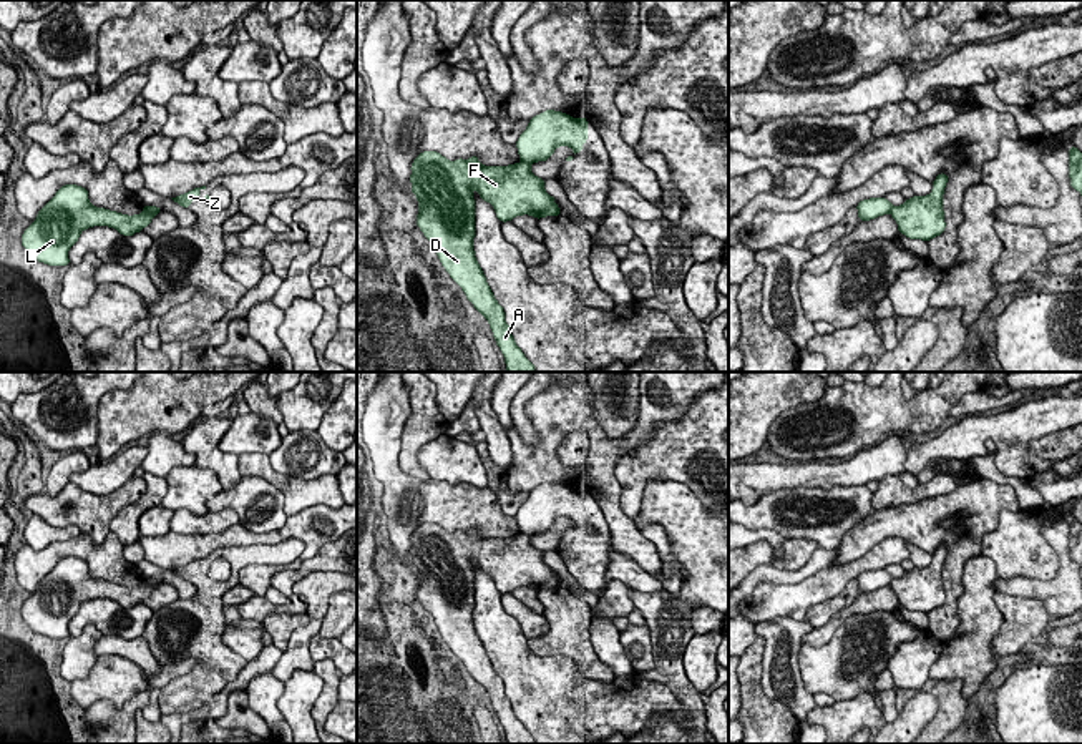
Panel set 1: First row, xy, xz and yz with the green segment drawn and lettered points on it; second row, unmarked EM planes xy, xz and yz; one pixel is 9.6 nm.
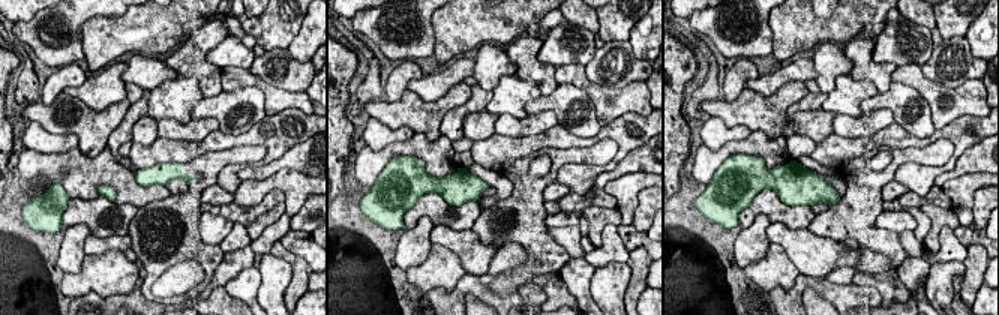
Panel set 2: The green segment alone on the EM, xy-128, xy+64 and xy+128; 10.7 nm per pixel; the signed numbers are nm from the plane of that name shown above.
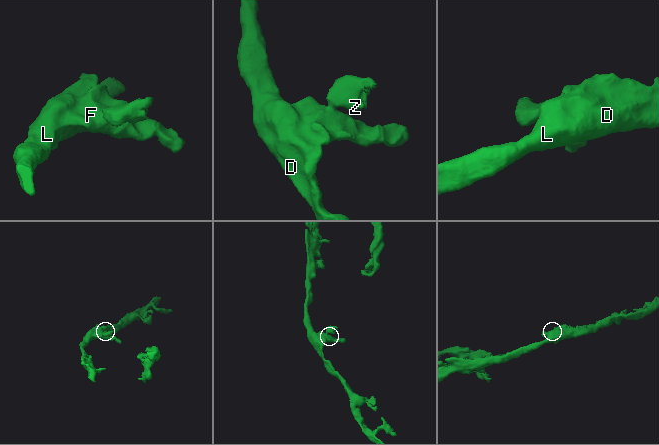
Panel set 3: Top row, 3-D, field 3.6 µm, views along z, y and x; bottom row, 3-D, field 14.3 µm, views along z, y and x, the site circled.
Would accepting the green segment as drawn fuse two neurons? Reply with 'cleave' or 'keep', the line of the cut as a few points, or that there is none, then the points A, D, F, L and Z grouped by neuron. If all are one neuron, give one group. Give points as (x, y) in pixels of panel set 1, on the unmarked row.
cleave | xz (521, 532), (528, 537) | A D F L / Z

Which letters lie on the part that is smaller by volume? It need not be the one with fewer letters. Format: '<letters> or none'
Z

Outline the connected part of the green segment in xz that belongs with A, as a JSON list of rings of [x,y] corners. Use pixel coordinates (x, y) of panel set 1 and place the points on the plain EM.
[[[436,523],[420,525],[413,531],[410,541],[412,565],[418,571],[417,598],[425,611],[433,616],[433,621],[450,649],[461,659],[473,679],[490,694],[496,717],[504,729],[506,744],[536,744],[534,737],[516,717],[511,701],[504,693],[503,679],[493,669],[486,649],[475,629],[475,571],[471,561],[475,560],[480,570],[495,580],[496,590],[501,595],[523,586],[536,591],[559,588],[561,585],[554,570],[544,563],[544,551],[534,548],[529,536],[523,533],[508,538],[485,538],[478,533],[478,528],[448,533]]]

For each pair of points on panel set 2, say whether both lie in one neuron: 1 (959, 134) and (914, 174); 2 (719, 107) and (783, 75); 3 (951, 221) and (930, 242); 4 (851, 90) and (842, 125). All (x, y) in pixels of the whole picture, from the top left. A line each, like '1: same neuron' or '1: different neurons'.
1: same neuron
2: different neurons
3: same neuron
4: different neurons

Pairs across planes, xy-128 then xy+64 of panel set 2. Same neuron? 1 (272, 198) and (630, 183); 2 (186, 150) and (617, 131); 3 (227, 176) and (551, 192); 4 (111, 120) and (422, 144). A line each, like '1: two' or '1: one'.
1: two
2: one
3: two
4: two

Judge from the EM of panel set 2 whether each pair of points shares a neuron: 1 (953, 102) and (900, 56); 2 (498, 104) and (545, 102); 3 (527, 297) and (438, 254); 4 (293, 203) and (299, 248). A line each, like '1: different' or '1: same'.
1: different
2: different
3: different
4: different

